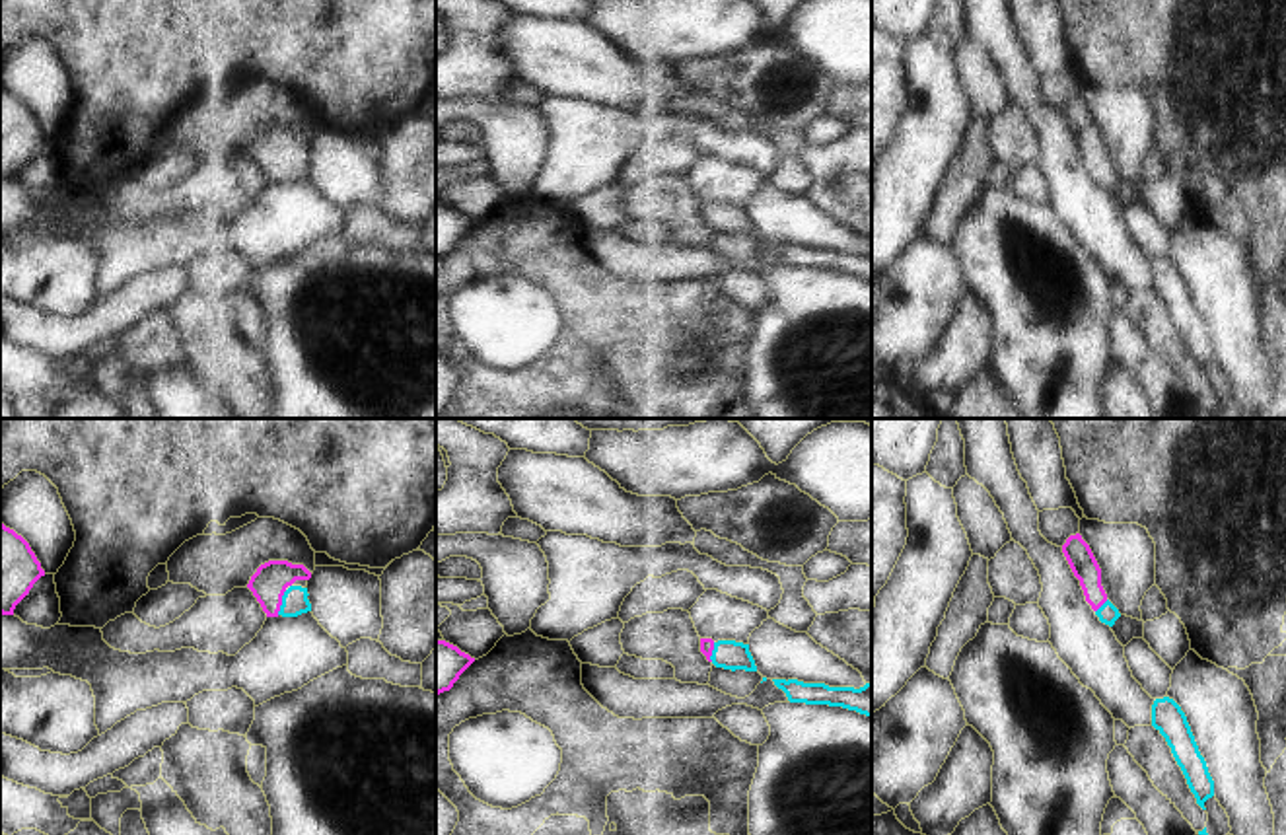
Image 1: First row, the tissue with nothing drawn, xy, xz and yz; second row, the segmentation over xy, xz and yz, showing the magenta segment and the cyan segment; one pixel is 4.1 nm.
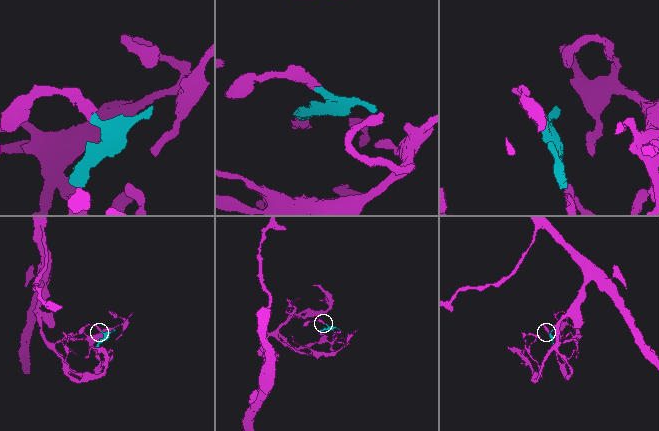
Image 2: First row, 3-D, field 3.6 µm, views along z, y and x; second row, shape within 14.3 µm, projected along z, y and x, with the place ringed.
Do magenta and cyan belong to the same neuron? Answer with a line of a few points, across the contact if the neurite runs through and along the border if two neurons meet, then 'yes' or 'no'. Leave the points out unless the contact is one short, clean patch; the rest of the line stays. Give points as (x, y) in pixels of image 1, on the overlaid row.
line xy (269, 582), (269, 590), (281, 602), (294, 602); yes

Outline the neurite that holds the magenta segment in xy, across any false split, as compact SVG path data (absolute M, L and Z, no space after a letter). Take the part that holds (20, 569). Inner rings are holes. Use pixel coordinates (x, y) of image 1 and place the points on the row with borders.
M0 524L0 613L14 615L16 605L45 576L29 543Z

